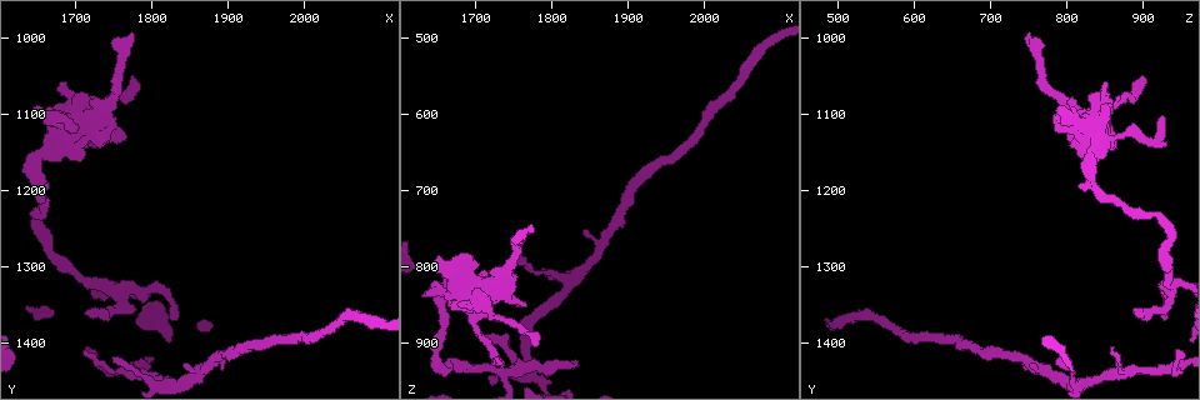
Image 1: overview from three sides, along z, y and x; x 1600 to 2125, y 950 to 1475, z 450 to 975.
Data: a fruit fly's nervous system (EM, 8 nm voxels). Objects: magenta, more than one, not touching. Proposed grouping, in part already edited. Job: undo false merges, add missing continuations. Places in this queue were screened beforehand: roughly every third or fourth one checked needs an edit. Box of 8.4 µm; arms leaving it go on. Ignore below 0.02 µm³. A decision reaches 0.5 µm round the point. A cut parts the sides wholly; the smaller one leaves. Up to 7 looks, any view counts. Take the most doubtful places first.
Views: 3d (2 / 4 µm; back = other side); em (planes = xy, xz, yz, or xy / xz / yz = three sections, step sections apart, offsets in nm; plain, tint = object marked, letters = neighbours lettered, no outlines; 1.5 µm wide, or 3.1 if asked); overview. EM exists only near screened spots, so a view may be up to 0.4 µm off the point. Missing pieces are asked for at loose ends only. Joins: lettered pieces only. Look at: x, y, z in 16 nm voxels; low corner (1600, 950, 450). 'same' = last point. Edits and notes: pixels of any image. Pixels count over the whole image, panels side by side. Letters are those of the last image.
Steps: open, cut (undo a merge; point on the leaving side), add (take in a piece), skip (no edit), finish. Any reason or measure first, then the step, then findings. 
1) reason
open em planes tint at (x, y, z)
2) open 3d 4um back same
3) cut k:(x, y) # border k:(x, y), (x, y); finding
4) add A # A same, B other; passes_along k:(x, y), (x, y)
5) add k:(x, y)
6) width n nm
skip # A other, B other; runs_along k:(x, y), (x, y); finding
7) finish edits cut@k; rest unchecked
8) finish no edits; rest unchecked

free end
open em xz step 8 letters at (1825, 1365, 925)

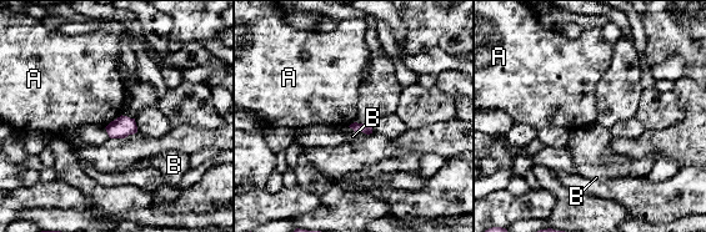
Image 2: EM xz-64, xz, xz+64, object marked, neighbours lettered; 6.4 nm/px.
open em planes letters same

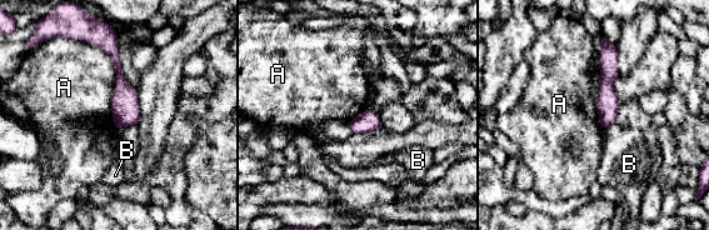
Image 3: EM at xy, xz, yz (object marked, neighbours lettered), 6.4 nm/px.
longest_contact A 650 nm
skip # A other, B other; border 3:(75, 39), (111, 59), (116, 126); none of them fits

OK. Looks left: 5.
sharp bend
open 3d 4um back at (1650, 1250, 930)

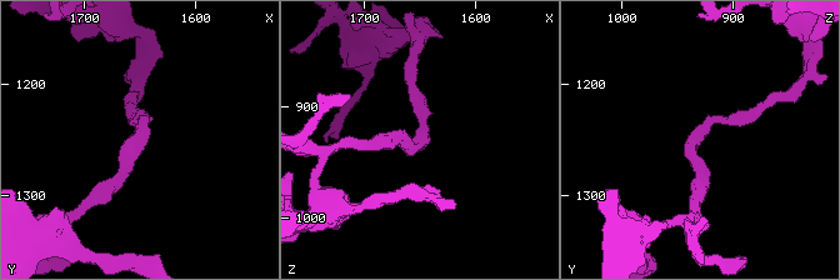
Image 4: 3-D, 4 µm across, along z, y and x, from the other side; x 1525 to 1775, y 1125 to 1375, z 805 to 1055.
open em planes letters at (1650, 1246, 932)

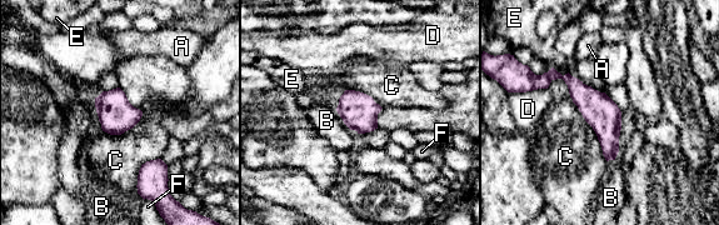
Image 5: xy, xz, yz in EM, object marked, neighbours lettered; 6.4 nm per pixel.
skip # A other, B other, C other, D other, E other, F other; runs_along 5:(530, 86), (565, 78), (612, 156); all the same neuron

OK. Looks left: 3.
calibre changes
open 3d 4um back at (1745, 1080, 795)

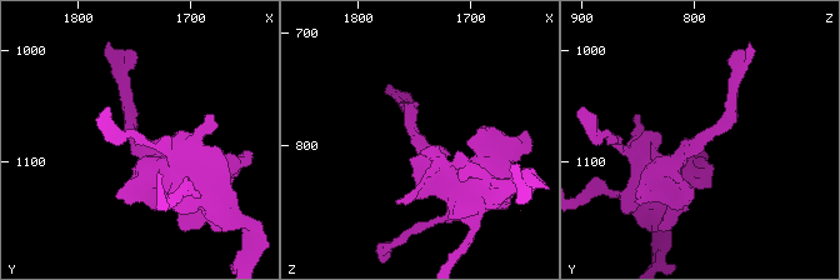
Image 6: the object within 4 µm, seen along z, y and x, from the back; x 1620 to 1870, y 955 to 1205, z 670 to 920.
arm_widths 180, 480 nm; shape alone is not enough
open em planes letters at (1744, 1082, 794)

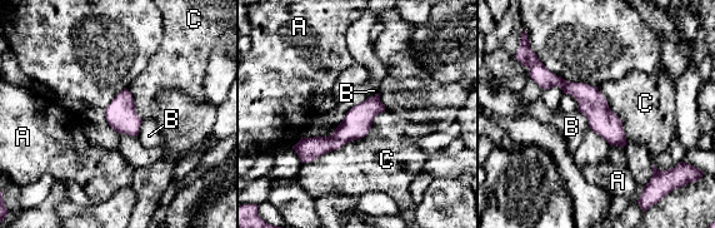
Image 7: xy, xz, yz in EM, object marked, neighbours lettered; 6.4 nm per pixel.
skip # A other, B other, C other; runs_along 7:(538, 75), (575, 89), (623, 142); all the same neuron

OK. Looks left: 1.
finish no edits; rest unchecked

